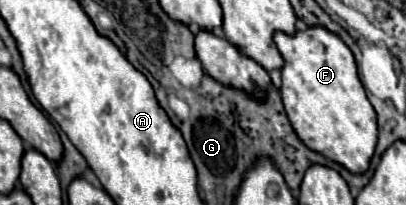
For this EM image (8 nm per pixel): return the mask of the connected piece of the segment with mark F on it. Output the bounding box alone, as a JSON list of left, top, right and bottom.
[273,27,377,175]

